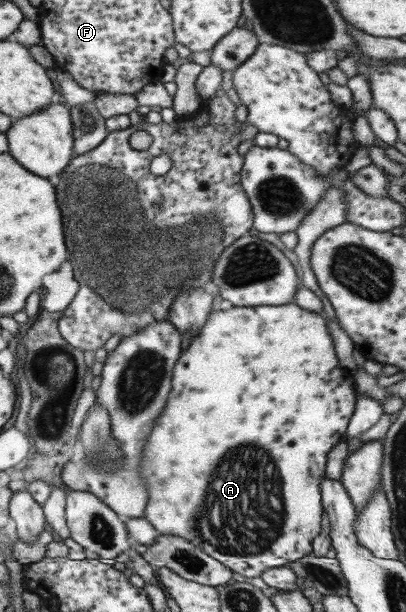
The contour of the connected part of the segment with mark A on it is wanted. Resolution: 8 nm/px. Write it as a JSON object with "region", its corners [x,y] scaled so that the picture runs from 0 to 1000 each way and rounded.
{"region":[[[719,493],[709,500],[626,500],[616,502],[571,502],[562,507],[539,505],[534,508],[517,510],[517,520],[507,523],[493,549],[473,552],[468,564],[461,570],[448,572],[438,592],[429,598],[429,611],[424,611],[424,637],[414,644],[414,657],[409,657],[409,673],[394,676],[394,683],[379,690],[374,696],[374,706],[360,719],[360,729],[355,729],[355,739],[350,739],[350,748],[345,748],[345,778],[360,783],[360,792],[367,797],[367,820],[360,830],[357,848],[365,850],[379,863],[384,863],[397,874],[433,876],[448,879],[461,886],[500,897],[512,908],[537,915],[552,926],[567,928],[574,935],[581,935],[606,944],[635,944],[645,943],[645,938],[670,928],[707,926],[719,918],[734,917],[739,912],[751,912],[771,902],[771,884],[793,869],[793,842],[800,837],[796,833],[796,825],[791,820],[791,797],[793,781],[803,775],[803,753],[808,752],[808,740],[823,729],[837,725],[837,722],[852,719],[852,709],[857,703],[857,693],[872,670],[877,670],[877,641],[874,641],[874,624],[867,609],[860,603],[840,598],[840,592],[828,582],[828,569],[823,569],[823,556],[808,542],[808,533],[803,533],[803,520],[788,516],[788,513],[773,513],[773,510],[759,510],[749,503],[739,503],[729,495]]]}

